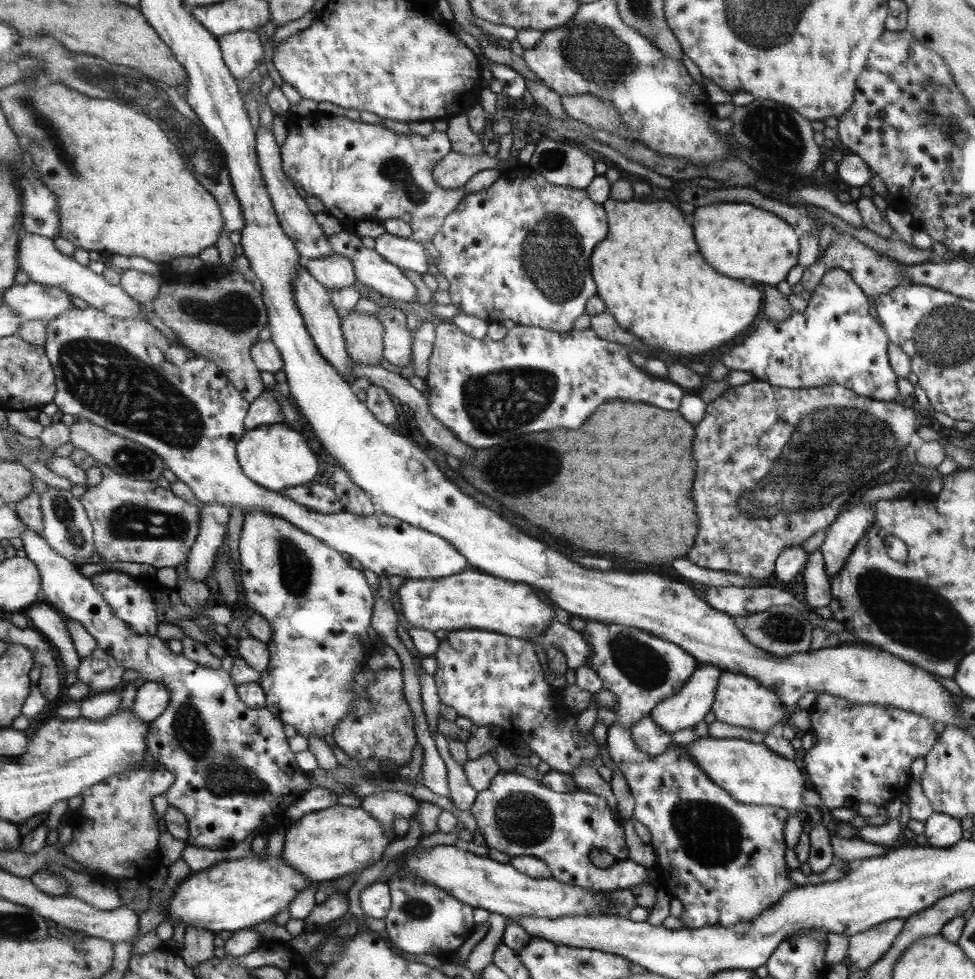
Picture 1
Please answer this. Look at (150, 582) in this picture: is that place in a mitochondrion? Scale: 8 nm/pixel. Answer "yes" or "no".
no

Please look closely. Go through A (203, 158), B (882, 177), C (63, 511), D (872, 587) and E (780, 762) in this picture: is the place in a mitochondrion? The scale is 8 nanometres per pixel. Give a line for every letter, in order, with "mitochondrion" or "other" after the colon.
A: mitochondrion
B: other
C: mitochondrion
D: mitochondrion
E: other

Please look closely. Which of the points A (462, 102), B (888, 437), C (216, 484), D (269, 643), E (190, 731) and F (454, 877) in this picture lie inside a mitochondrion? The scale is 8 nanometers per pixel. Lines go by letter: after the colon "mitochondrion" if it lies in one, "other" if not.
A: other
B: mitochondrion
C: other
D: other
E: mitochondrion
F: other

